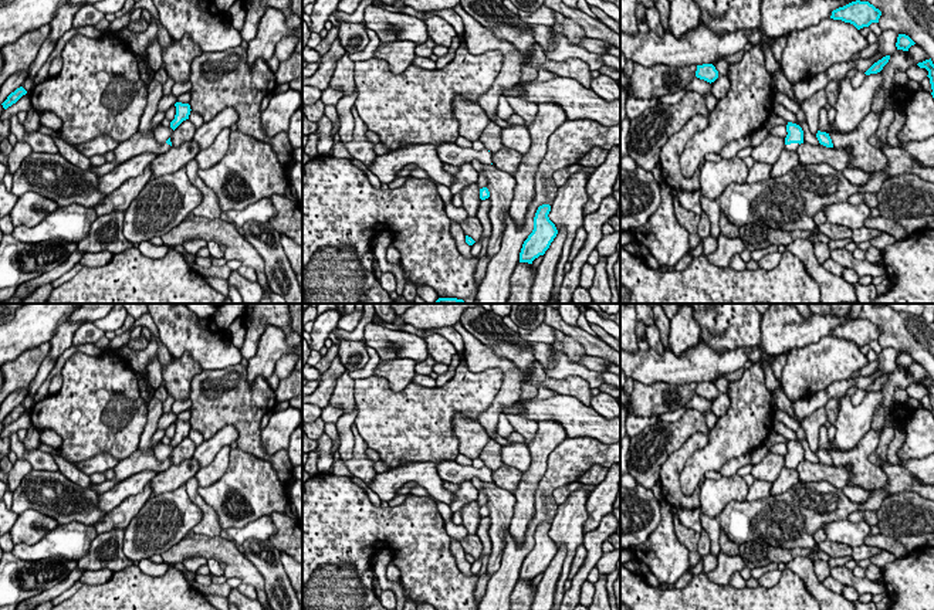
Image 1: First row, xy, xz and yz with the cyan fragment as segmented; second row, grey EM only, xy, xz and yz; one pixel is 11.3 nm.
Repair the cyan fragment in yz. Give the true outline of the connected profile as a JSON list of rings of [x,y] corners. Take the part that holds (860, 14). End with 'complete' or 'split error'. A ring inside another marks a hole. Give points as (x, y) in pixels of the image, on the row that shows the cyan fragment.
[[[852,1],[832,11],[830,18],[853,24],[857,30],[879,23],[881,11],[869,1]]]; complete

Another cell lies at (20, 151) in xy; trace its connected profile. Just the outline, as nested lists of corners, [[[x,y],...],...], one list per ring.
[[[18,140],[11,152],[7,155],[7,166],[10,173],[14,174],[16,170],[20,167],[21,162],[33,153],[31,146],[27,142]]]

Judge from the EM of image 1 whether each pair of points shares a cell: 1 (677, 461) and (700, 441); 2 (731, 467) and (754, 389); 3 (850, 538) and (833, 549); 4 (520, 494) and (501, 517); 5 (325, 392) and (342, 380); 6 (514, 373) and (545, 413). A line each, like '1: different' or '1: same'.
1: same
2: different
3: different
4: different
5: different
6: different

